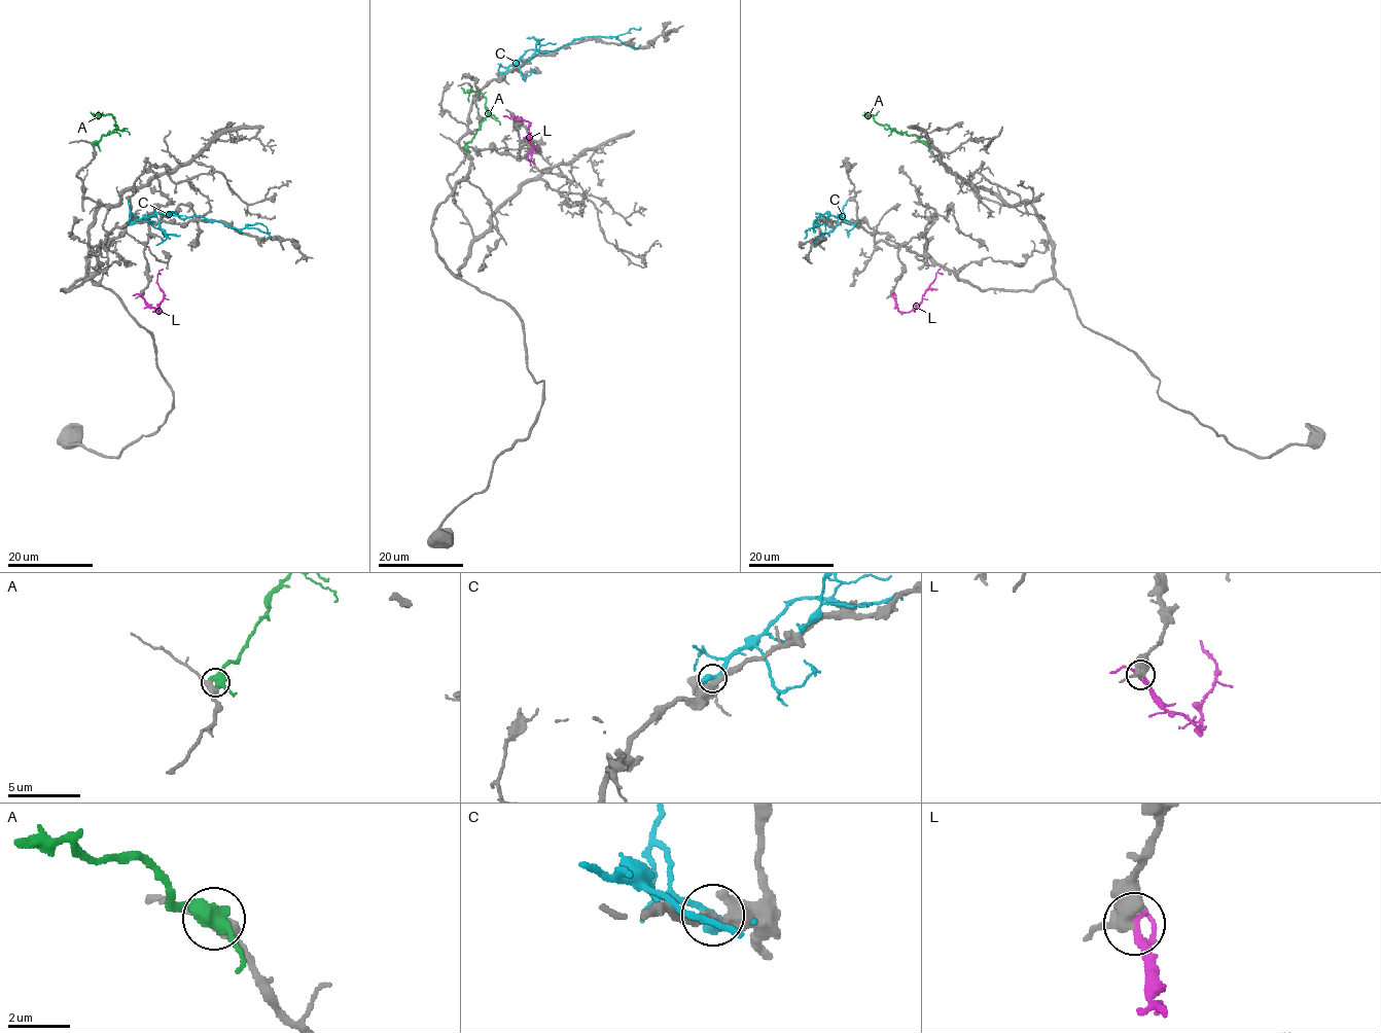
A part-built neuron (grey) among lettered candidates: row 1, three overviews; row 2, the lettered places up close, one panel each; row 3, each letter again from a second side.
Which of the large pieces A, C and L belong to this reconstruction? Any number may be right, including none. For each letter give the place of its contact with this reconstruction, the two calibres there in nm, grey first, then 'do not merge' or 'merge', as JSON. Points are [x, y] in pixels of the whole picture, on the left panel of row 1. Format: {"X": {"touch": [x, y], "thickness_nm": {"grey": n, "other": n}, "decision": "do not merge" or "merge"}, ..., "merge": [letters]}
{"A": {"touch": [94, 143], "thickness_nm": {"grey": 320, "other": 500}, "decision": "merge"}, "C": {"touch": [133, 222], "thickness_nm": {"grey": 400, "other": 500}, "decision": "do not merge"}, "L": {"touch": [141, 295], "thickness_nm": {"grey": 440, "other": 200}, "decision": "do not merge"}, "merge": ["A"]}

